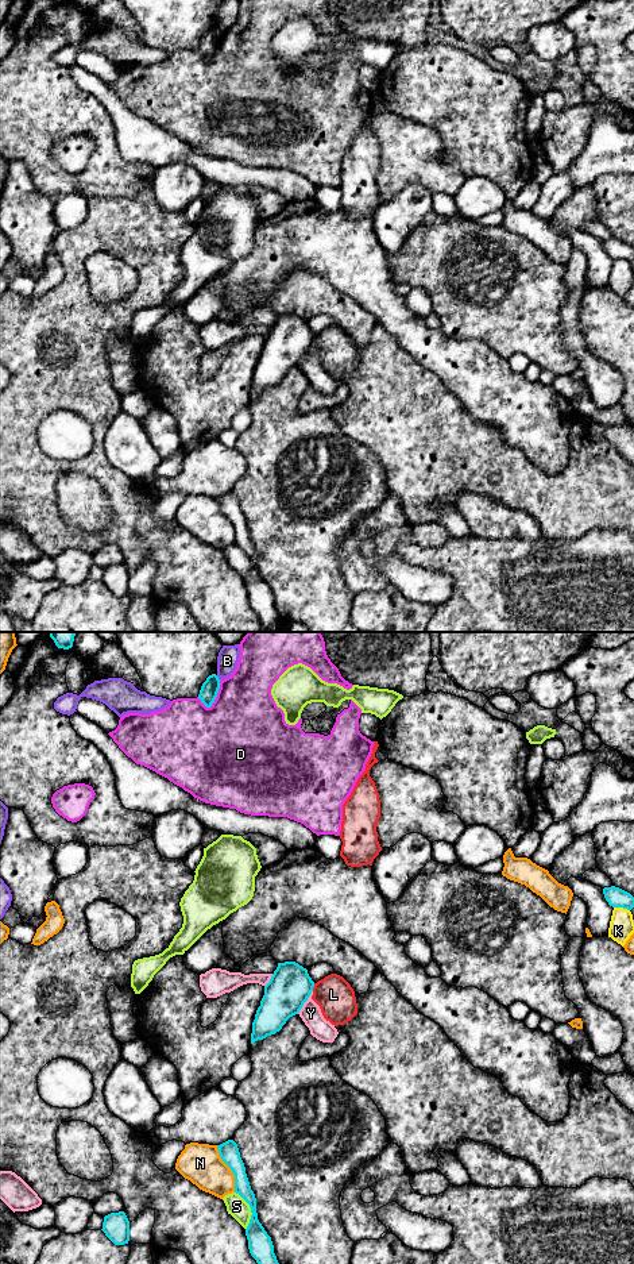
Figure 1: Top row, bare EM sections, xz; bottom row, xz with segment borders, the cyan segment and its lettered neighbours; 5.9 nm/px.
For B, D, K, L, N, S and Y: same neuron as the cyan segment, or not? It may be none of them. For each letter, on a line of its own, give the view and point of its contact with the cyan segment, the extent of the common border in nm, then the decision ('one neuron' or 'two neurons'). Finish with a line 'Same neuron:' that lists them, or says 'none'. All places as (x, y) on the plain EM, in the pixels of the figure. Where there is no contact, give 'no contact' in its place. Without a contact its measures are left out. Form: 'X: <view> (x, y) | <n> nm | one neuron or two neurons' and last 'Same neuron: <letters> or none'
B: xz (217, 30) | 40 nm | two neurons
D: xz (216, 47) | 190 nm | two neurons
K: xz (622, 258) | 100 nm | two neurons
L: xz (313, 338) | 50 nm | two neurons
N: xz (229, 519) | 300 nm | two neurons
S: xz (251, 562) | 240 nm | two neurons
Y: xz (305, 353) | 170 nm | two neurons
Same neuron: none

